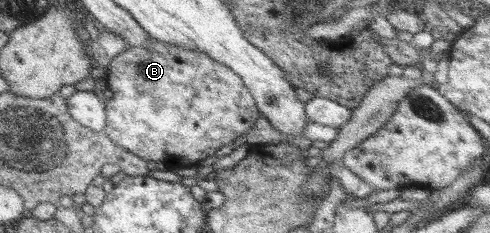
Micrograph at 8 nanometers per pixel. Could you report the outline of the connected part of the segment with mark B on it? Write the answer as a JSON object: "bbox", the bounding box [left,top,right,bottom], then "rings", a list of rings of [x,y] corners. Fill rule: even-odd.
{"bbox":[103,38,259,168],"rings":[[[149,38],[147,49],[128,46],[115,55],[106,67],[106,87],[112,92],[112,97],[104,101],[103,133],[118,148],[144,162],[160,161],[167,168],[198,165],[236,137],[246,134],[259,116],[242,80],[227,67],[196,50],[164,45]]]}

